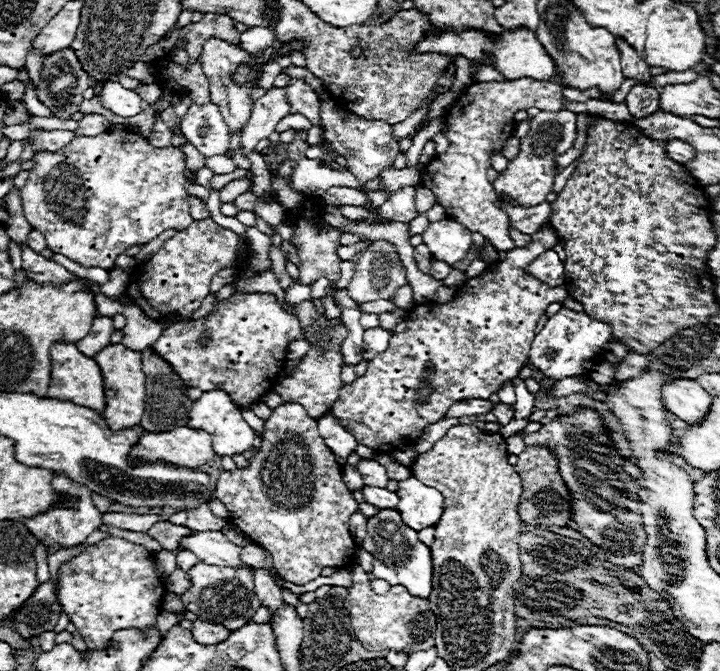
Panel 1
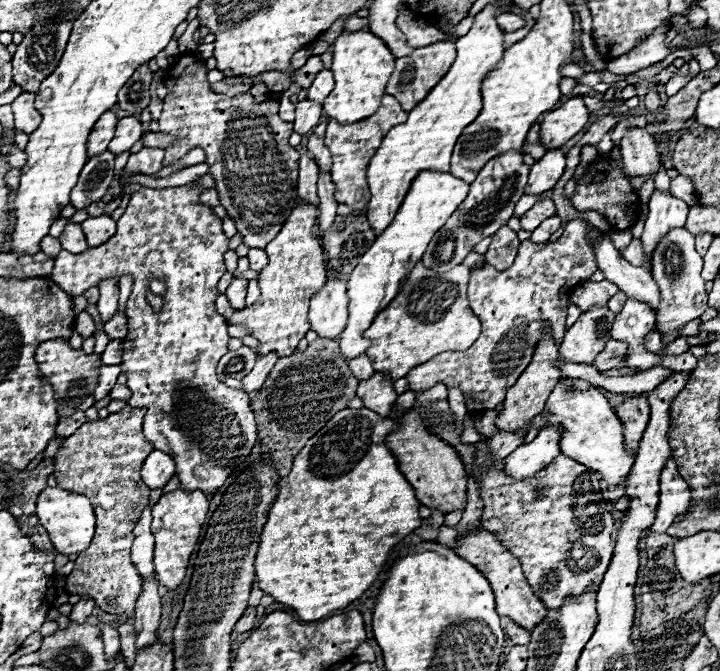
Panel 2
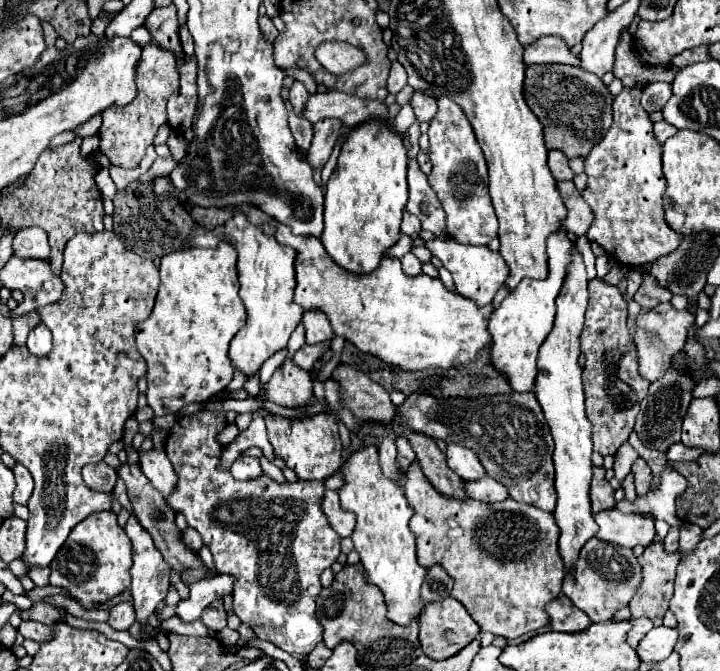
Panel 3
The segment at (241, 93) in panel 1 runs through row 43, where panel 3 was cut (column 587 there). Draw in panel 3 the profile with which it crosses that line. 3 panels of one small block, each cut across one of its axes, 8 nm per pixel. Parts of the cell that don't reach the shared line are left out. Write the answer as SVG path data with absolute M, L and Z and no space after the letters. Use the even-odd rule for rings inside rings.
M558 182L558 192L568 210L566 218L562 220L562 228L566 232L574 232L576 236L586 234L586 230L592 222L592 210L584 202L582 194L576 190L574 182Z

